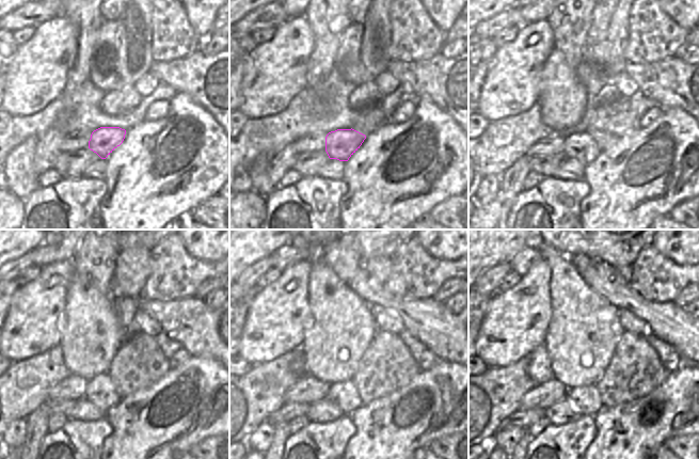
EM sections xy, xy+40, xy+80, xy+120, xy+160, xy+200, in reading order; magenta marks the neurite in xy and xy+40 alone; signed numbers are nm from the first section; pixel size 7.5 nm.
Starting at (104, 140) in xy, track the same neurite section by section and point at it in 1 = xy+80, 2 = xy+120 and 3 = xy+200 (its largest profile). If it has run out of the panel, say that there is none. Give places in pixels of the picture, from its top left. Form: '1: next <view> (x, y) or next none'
1: next xy+80 (580, 145)
2: next xy+120 (100, 390)
3: next xy+200 (586, 400)

